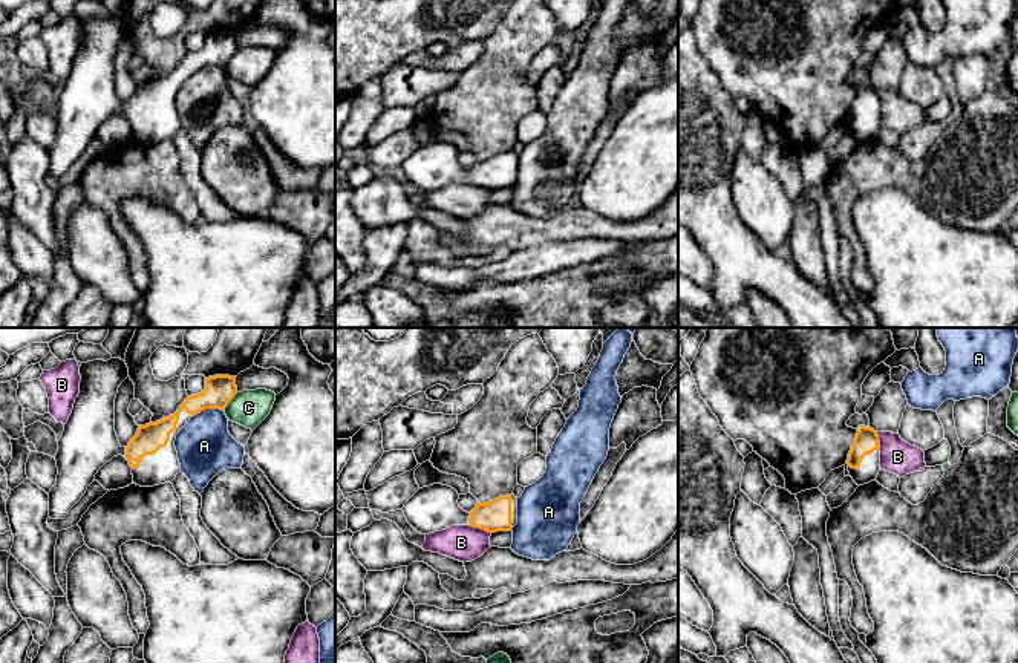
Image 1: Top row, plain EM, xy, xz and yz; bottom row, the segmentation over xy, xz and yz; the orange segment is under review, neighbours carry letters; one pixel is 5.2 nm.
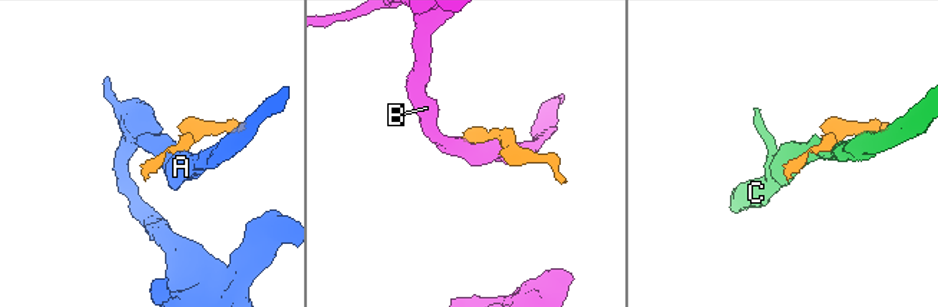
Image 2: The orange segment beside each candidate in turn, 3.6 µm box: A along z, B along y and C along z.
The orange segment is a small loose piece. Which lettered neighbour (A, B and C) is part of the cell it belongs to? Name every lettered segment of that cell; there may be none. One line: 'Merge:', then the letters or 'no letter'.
Merge: no letter

